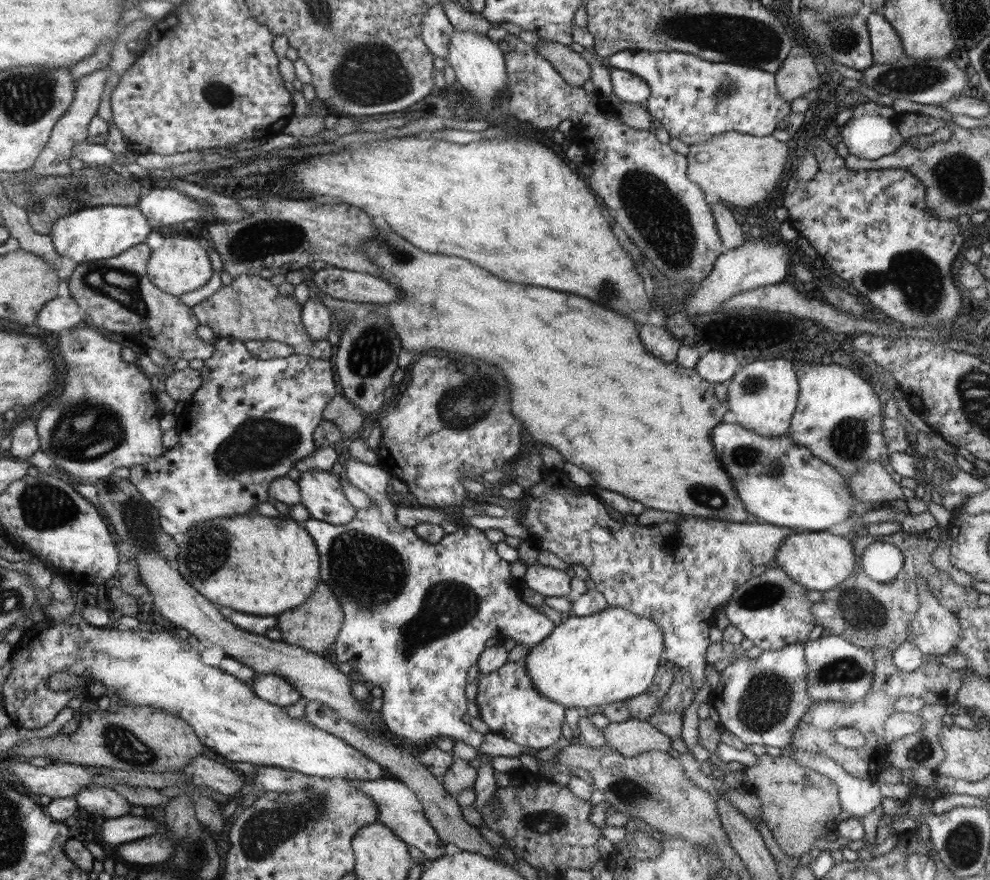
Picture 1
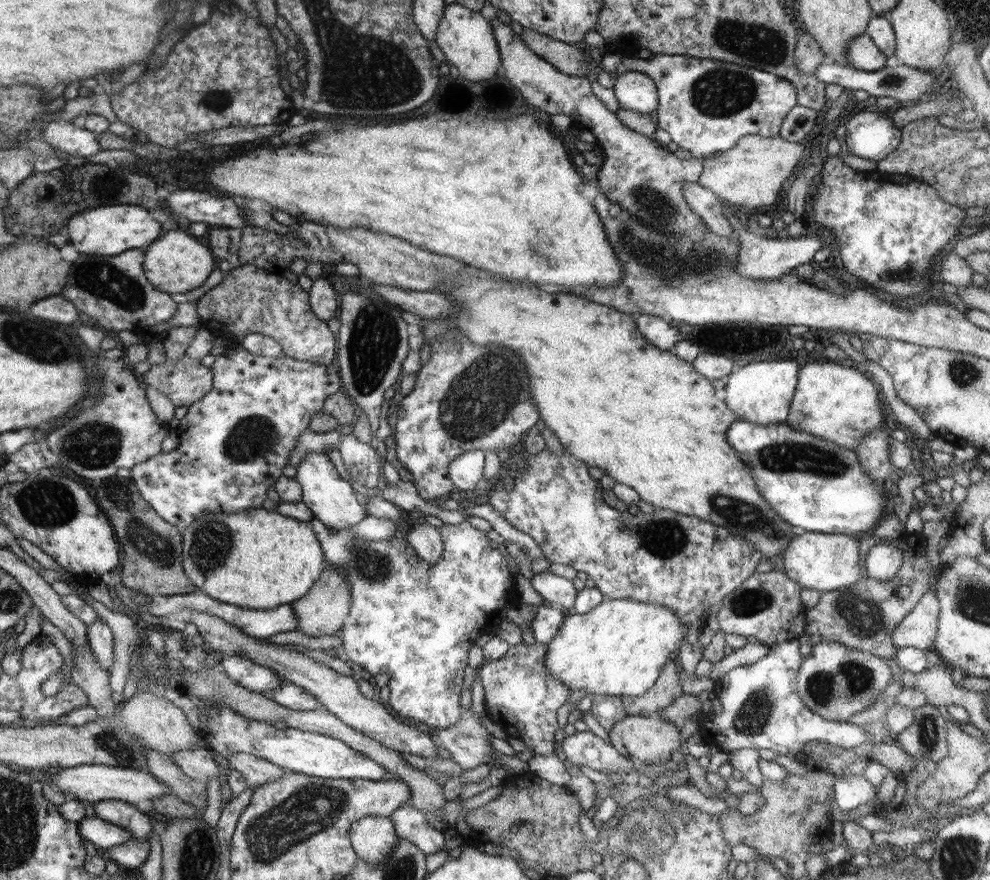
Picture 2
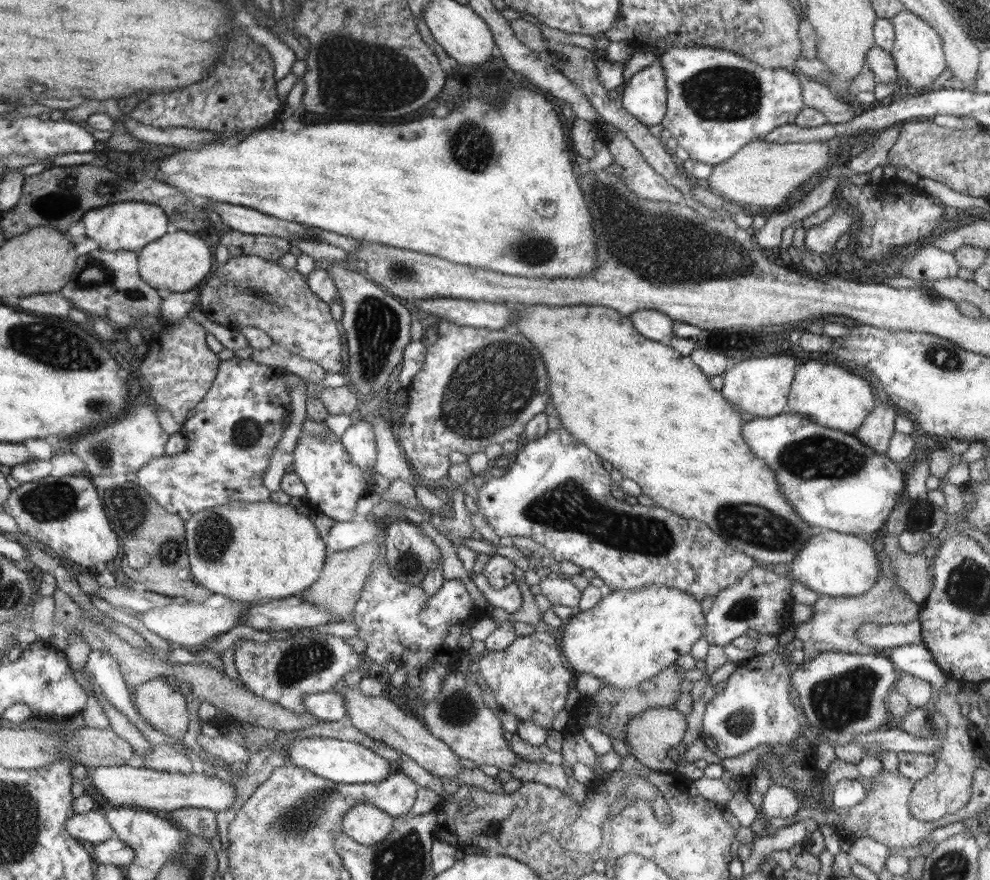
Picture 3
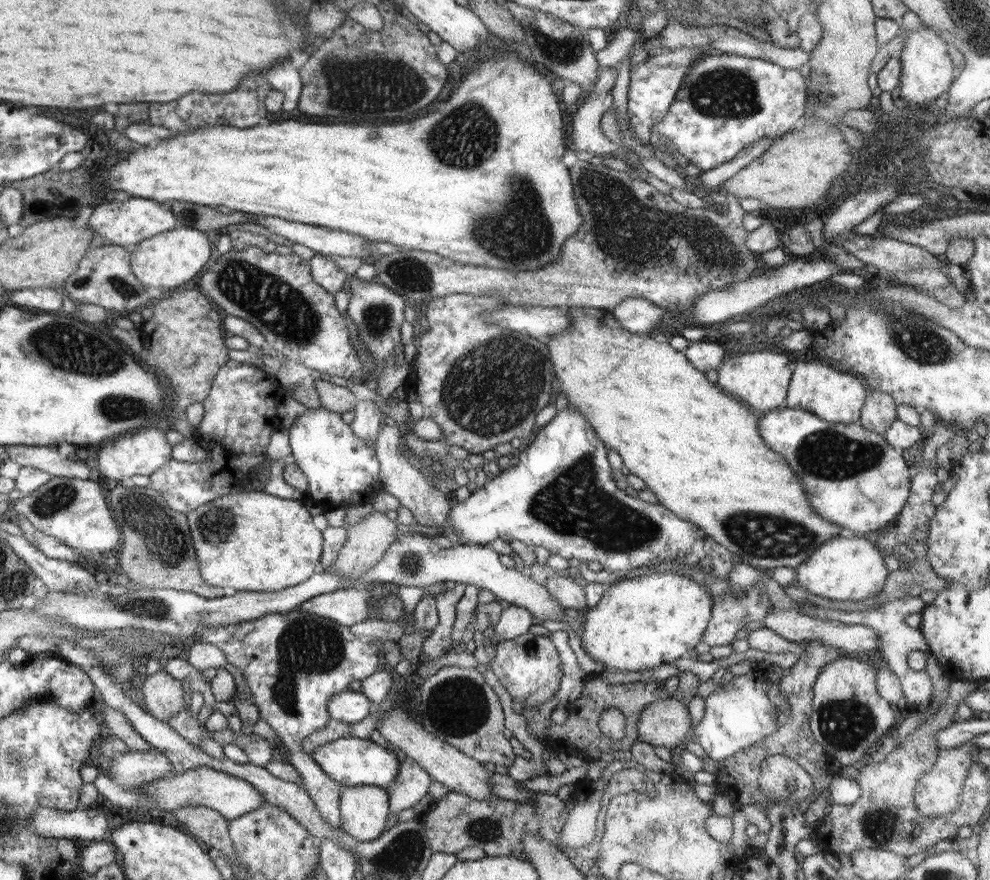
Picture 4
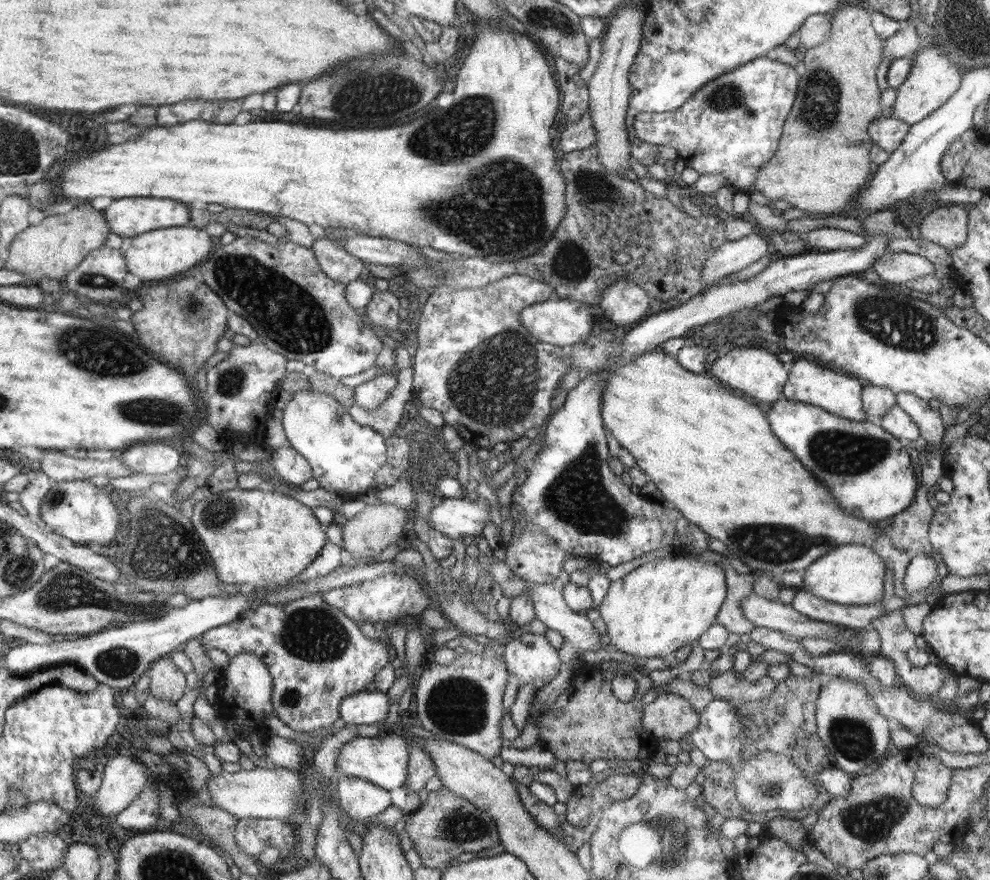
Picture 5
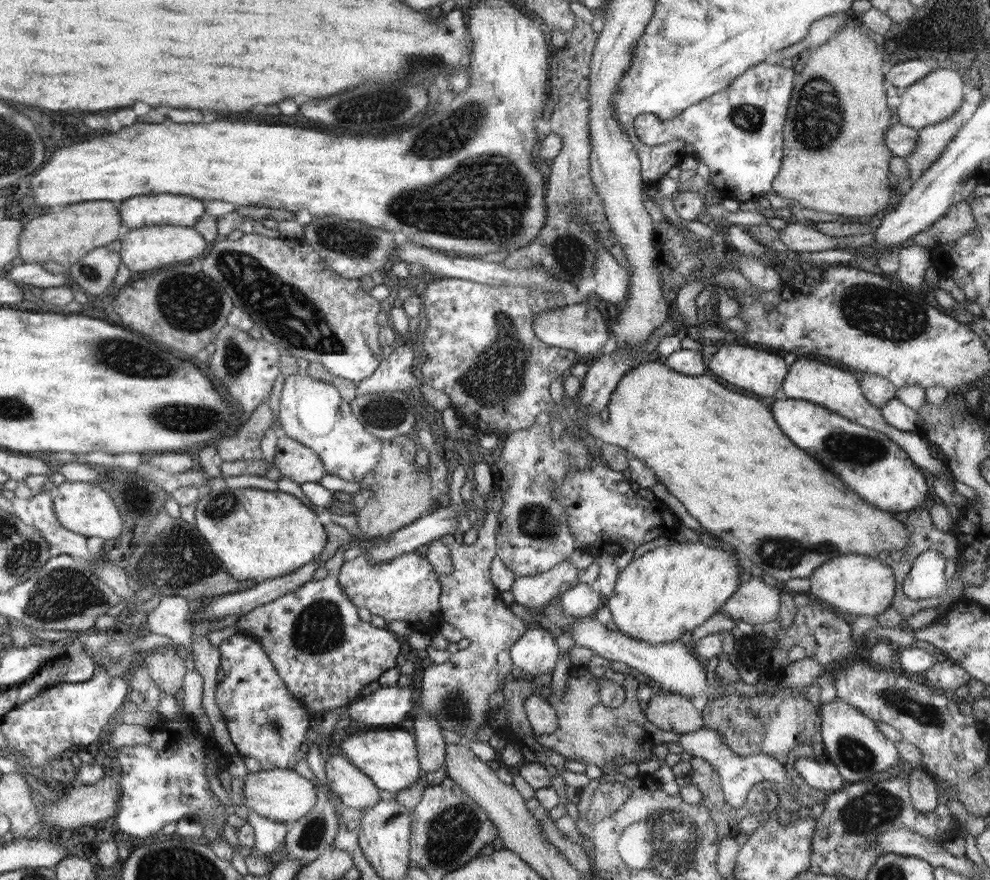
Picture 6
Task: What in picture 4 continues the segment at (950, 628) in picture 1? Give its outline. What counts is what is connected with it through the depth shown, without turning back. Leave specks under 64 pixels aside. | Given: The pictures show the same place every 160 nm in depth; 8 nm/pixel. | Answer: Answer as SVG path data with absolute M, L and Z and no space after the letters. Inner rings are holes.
M773 608L770 613L766 614L764 626L769 630L774 631L778 636L792 642L797 643L802 640L807 642L822 642L826 646L832 646L838 650L845 652L849 656L865 656L869 650L879 648L880 642L877 639L877 634L868 626L858 624L843 624L836 620L820 620L812 619L807 615L802 615L798 608L792 609L776 609Z

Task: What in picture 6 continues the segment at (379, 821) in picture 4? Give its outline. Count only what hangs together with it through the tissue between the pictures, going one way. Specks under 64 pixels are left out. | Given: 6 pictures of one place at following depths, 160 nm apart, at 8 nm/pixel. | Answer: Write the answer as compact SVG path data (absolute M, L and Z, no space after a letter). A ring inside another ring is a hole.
M344 754L331 757L326 763L327 779L332 790L339 796L340 802L352 810L364 811L379 803L380 790L373 780L361 769L356 768Z

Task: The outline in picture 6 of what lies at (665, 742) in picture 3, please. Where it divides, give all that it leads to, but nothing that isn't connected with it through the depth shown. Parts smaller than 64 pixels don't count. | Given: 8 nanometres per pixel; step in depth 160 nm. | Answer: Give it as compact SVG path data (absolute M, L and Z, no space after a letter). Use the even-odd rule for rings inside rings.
M654 693L646 716L660 730L688 734L705 727L704 714L696 709L693 699L678 693Z

